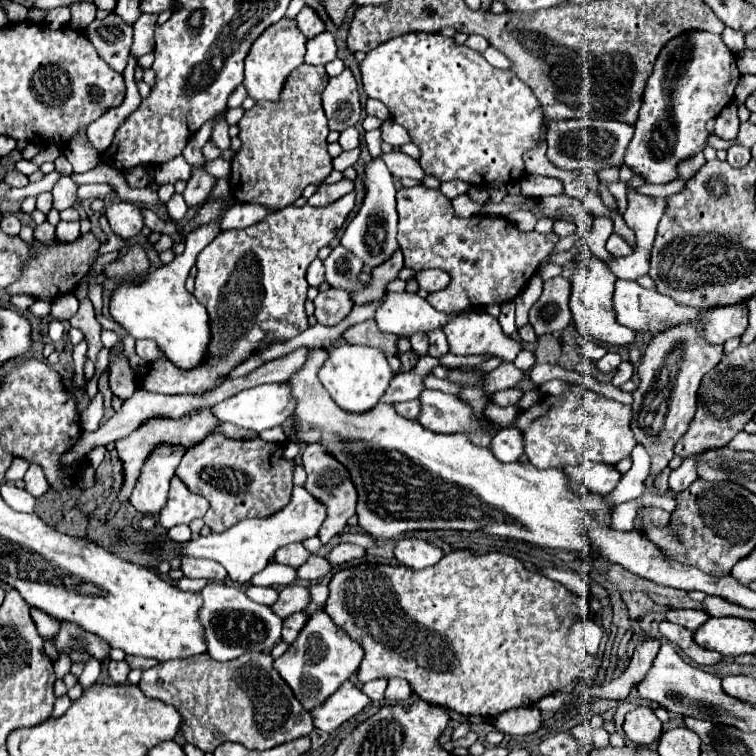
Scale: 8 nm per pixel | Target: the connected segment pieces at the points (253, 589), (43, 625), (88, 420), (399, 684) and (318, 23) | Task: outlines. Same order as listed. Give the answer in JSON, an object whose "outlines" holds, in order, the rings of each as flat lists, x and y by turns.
{"outlines":[[[246,586,246,596,248,598,252,598,252,600,256,600,256,602,260,602,260,604,266,604,266,606,270,606,270,604,274,604,276,602,276,598,278,598,278,592,274,590,274,588,270,588,270,586]],[[30,610,30,612,32,612,34,624,38,626,38,634,42,638,56,638,58,636,58,632,60,632,58,620,52,620,52,616,44,616,44,612,36,612,36,610]],[[100,391,90,405,80,412,80,425,86,432,94,432,100,426,100,421,104,415,104,401]],[[390,678,388,680,388,688,386,688,386,698,390,702,404,702,408,700,412,694,410,684,404,678]],[[304,6,304,8,300,10,300,14,296,16,296,22,298,22,298,28,302,30,302,34,304,34,306,38,314,38,314,36,318,36,320,32,326,30,324,22,320,20,320,16,318,16,310,6]]]}

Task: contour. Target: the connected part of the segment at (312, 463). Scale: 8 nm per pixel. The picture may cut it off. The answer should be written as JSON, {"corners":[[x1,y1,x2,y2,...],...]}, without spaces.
{"corners":[[318,444,306,446,302,452,302,464,306,468,306,482,304,488,320,502,324,502,330,508,330,520,326,524,326,532,320,532,320,540,324,544,328,544,328,540,332,538,330,530,344,530,346,520,356,512,356,488,348,476,348,472,342,468,342,464,338,460,334,460,330,454,326,454]]}

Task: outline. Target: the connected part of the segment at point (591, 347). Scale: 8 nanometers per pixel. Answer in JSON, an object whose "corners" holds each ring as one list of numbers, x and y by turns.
{"corners":[[582,340,580,342,580,352,590,358,590,360,600,360,600,356,604,356,604,352,608,352,608,348,592,342,592,340]]}

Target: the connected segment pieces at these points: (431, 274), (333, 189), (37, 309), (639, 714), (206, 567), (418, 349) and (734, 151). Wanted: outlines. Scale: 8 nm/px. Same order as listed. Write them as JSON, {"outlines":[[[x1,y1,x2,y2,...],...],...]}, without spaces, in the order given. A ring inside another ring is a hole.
{"outlines":[[[420,270,416,272,416,280,426,292,438,292,448,286,448,274,444,270]],[[342,178,336,184,320,184,318,190,308,198,308,204,310,206,328,206,352,190,354,190,354,182,348,178]],[[38,300,35,303,29,308,33,316,43,318,50,314,53,301]],[[640,706,632,712,628,712,622,728,624,728,626,736,636,744,652,744,662,734,662,722,654,714,654,710,646,708,646,706]],[[180,556,182,560,182,572,186,578,206,578,206,580,224,580,226,572,222,564,216,564,212,560,204,558,192,558,192,556]],[[418,332,410,337,412,349,420,356,425,356,429,350,428,337,426,333]],[[734,144,728,148,728,164,734,166,734,168,742,168,750,162,750,150]]]}

